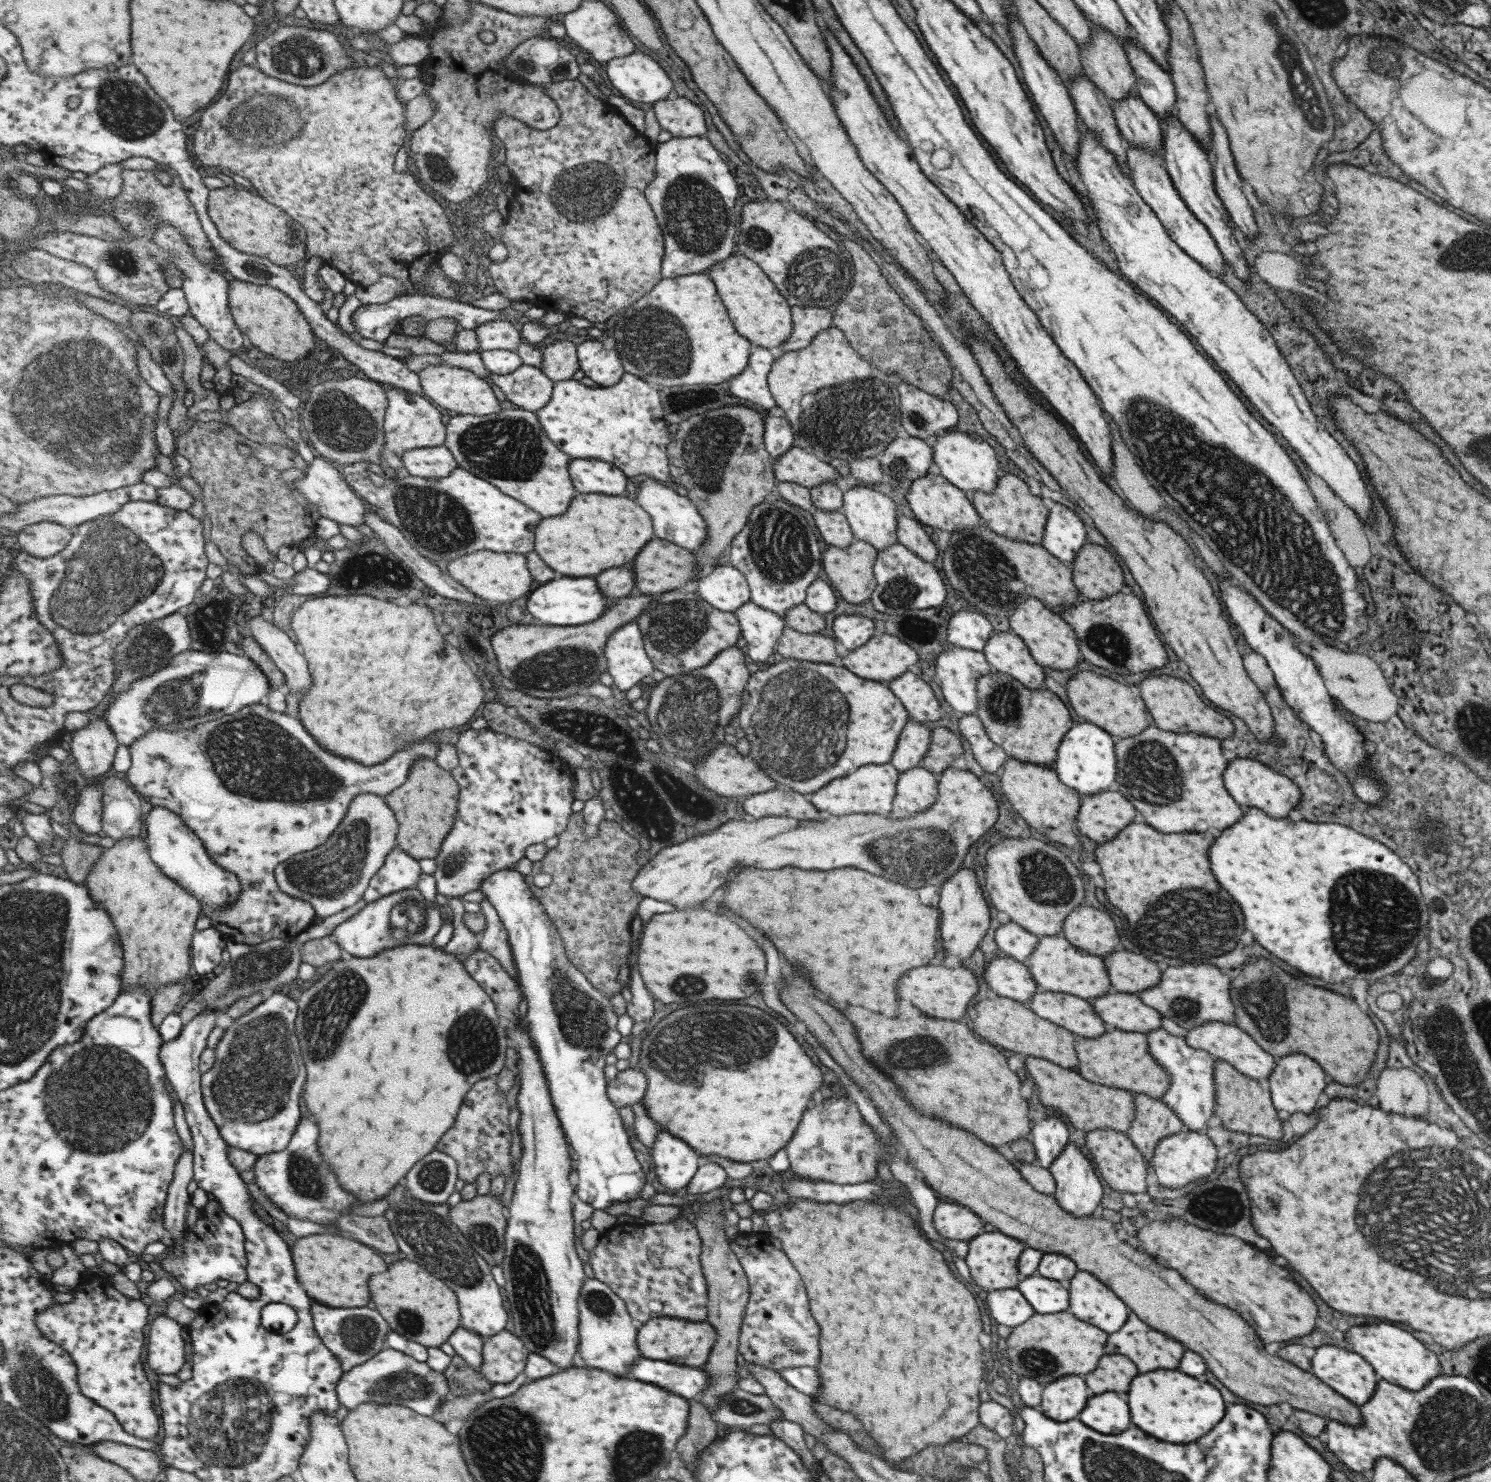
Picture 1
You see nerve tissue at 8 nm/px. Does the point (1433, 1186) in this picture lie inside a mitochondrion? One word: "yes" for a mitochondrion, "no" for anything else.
yes

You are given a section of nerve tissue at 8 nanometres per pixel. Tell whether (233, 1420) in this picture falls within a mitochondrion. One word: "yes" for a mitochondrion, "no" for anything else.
yes

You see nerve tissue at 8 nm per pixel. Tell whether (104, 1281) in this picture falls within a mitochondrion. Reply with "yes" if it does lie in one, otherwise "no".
no

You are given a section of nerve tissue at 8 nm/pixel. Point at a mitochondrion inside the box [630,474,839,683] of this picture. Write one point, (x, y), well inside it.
(779, 545)

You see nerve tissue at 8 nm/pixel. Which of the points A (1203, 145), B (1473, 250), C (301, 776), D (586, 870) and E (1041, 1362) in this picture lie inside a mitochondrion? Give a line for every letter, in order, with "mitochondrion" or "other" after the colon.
A: other
B: mitochondrion
C: mitochondrion
D: mitochondrion
E: mitochondrion

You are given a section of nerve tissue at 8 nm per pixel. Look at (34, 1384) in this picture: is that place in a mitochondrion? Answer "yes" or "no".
yes

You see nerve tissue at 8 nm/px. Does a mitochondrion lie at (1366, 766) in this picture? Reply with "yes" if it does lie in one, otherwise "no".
no

